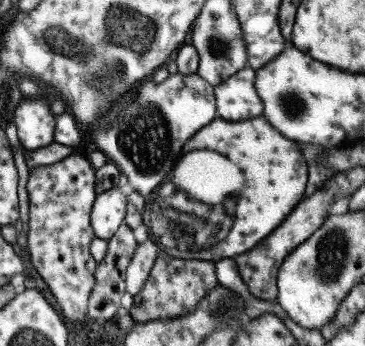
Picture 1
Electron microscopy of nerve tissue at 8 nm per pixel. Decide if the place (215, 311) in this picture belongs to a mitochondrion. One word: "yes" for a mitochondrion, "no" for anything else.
yes

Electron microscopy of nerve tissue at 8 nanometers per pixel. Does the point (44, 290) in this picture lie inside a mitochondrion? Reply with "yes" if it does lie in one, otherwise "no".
no

